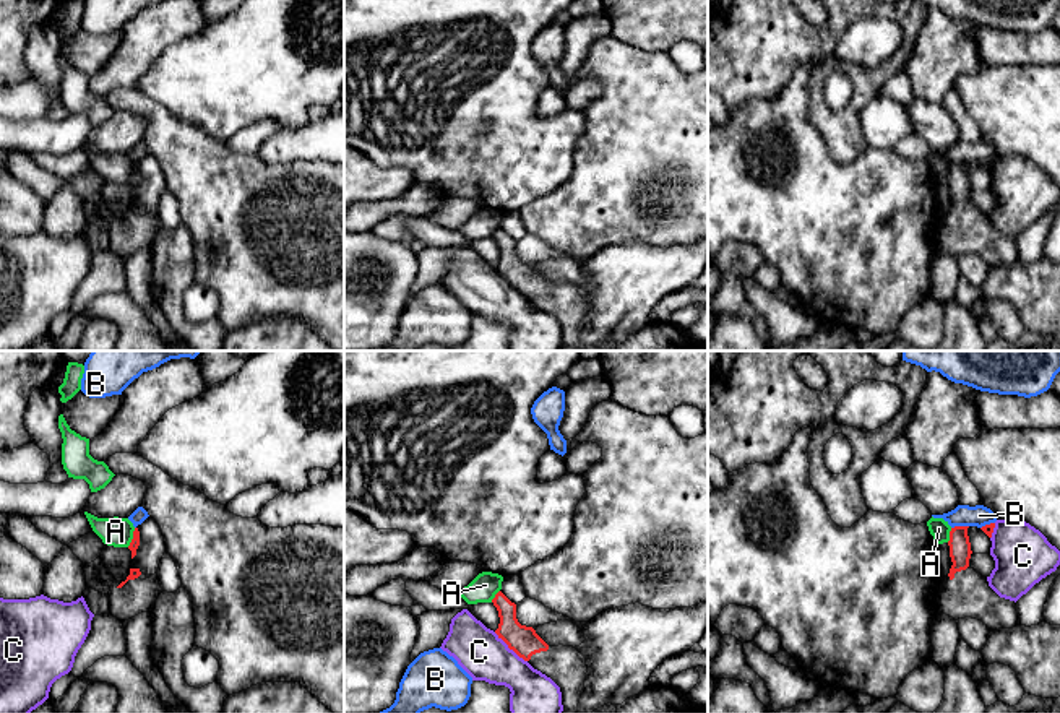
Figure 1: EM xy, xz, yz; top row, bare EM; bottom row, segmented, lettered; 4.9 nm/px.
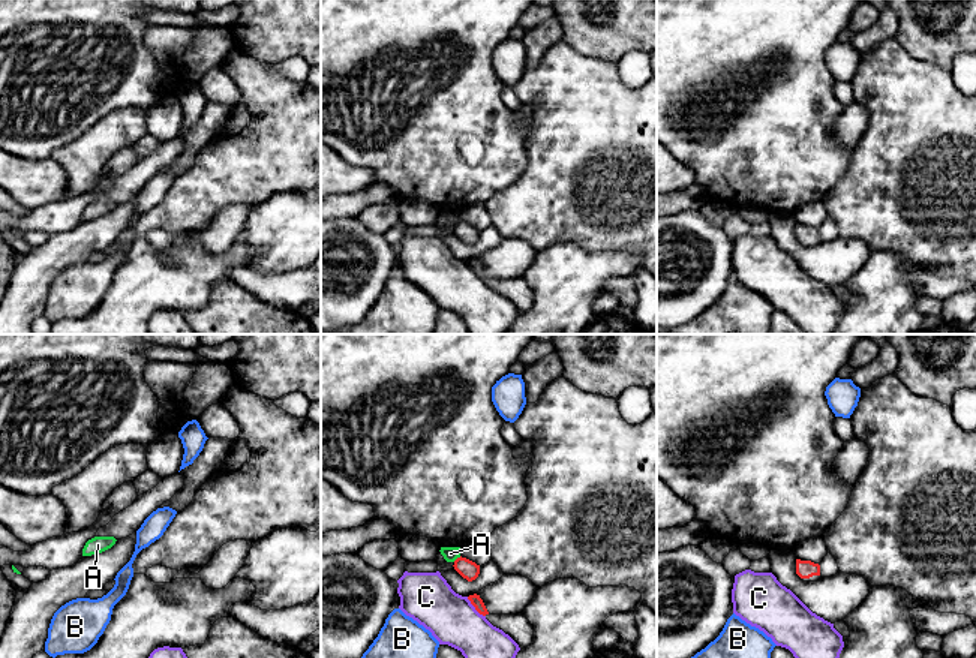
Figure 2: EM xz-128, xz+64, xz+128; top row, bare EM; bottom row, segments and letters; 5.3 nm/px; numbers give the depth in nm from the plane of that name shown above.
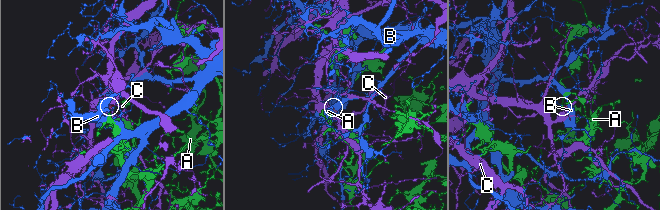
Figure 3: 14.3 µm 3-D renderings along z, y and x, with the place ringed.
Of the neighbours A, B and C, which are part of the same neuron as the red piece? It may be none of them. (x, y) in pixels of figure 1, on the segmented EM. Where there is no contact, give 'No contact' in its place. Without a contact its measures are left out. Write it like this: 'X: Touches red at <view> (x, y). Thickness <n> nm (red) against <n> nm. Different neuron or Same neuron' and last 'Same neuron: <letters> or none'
A: Touches red at xy (133, 538). Thickness 50 nm (red) against 150 nm. Different neuron
B: Touches red at yz (960, 527). Thickness 110 nm (red) against 110 nm. Different neuron
C: Touches red at xz (510, 648). Thickness 150 nm (red) against 240 nm. Different neuron
Same neuron: none

